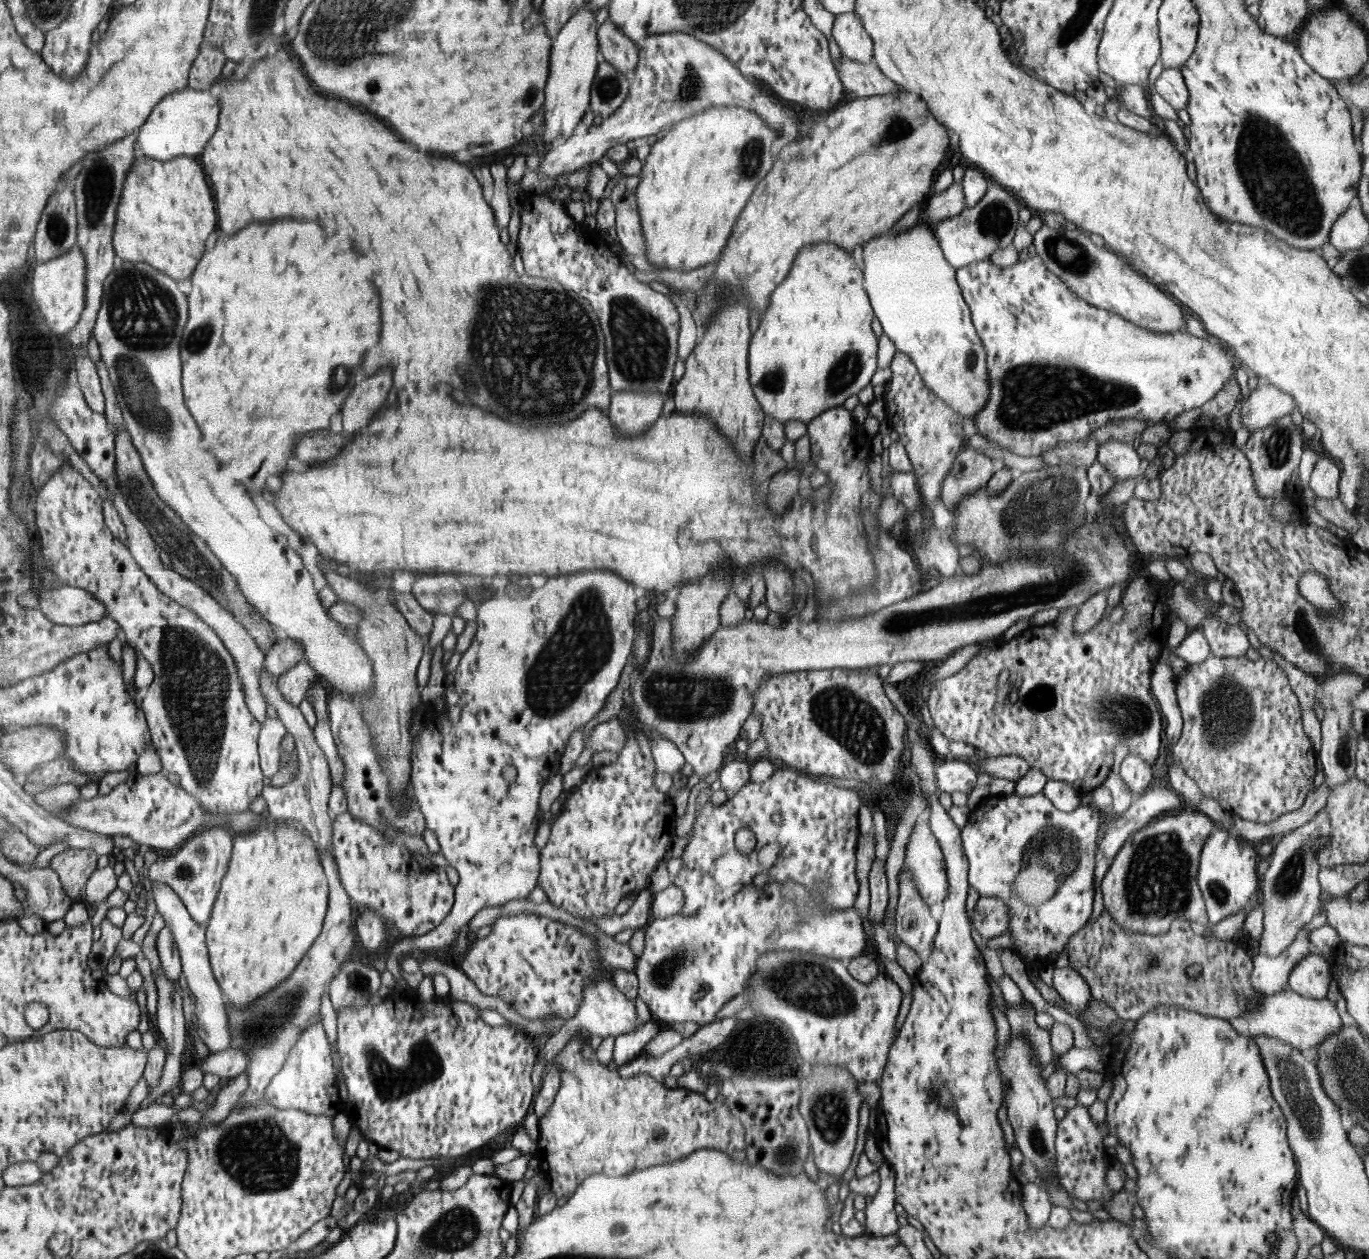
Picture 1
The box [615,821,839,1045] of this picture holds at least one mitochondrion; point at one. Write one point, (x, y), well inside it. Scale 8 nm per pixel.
(665, 975)

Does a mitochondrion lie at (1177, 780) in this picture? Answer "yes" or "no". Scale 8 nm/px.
no

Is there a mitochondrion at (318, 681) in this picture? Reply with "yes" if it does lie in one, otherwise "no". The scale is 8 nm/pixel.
no

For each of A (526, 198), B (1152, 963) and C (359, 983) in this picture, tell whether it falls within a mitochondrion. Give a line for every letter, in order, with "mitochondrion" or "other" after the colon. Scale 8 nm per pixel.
A: other
B: mitochondrion
C: mitochondrion

